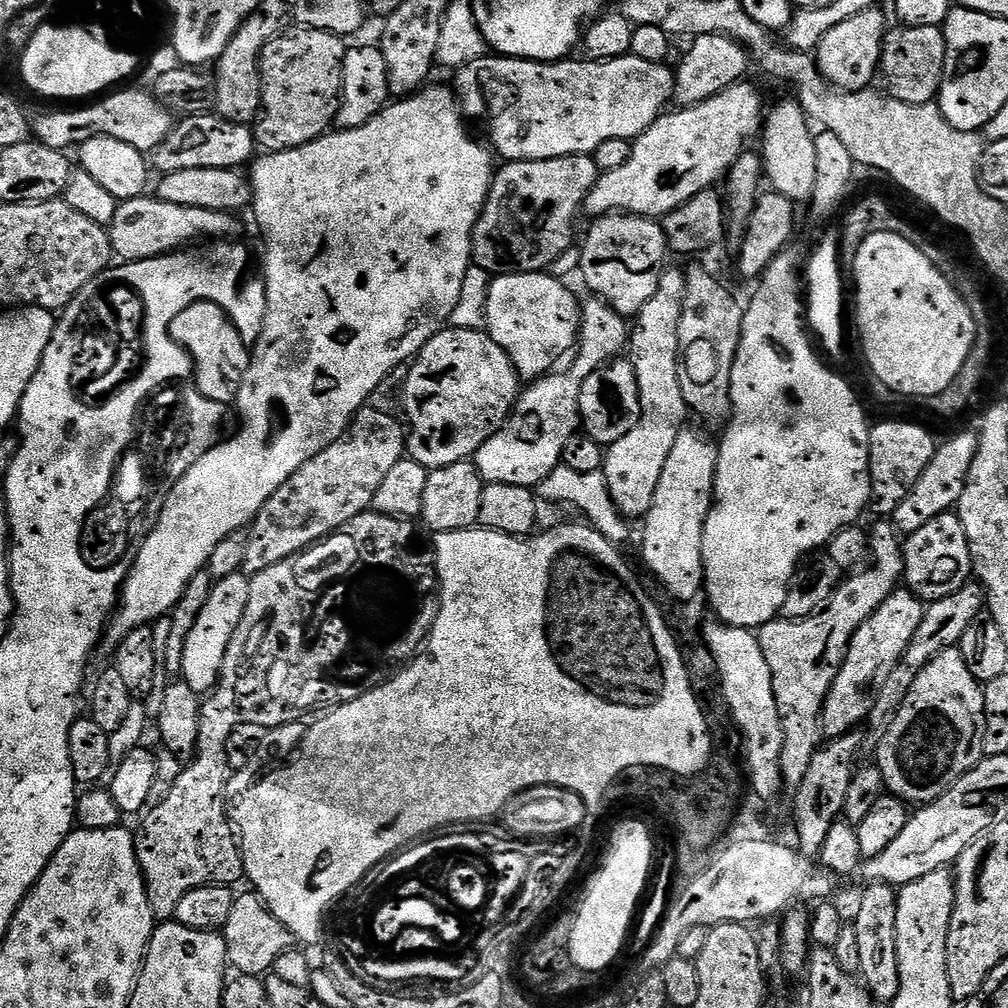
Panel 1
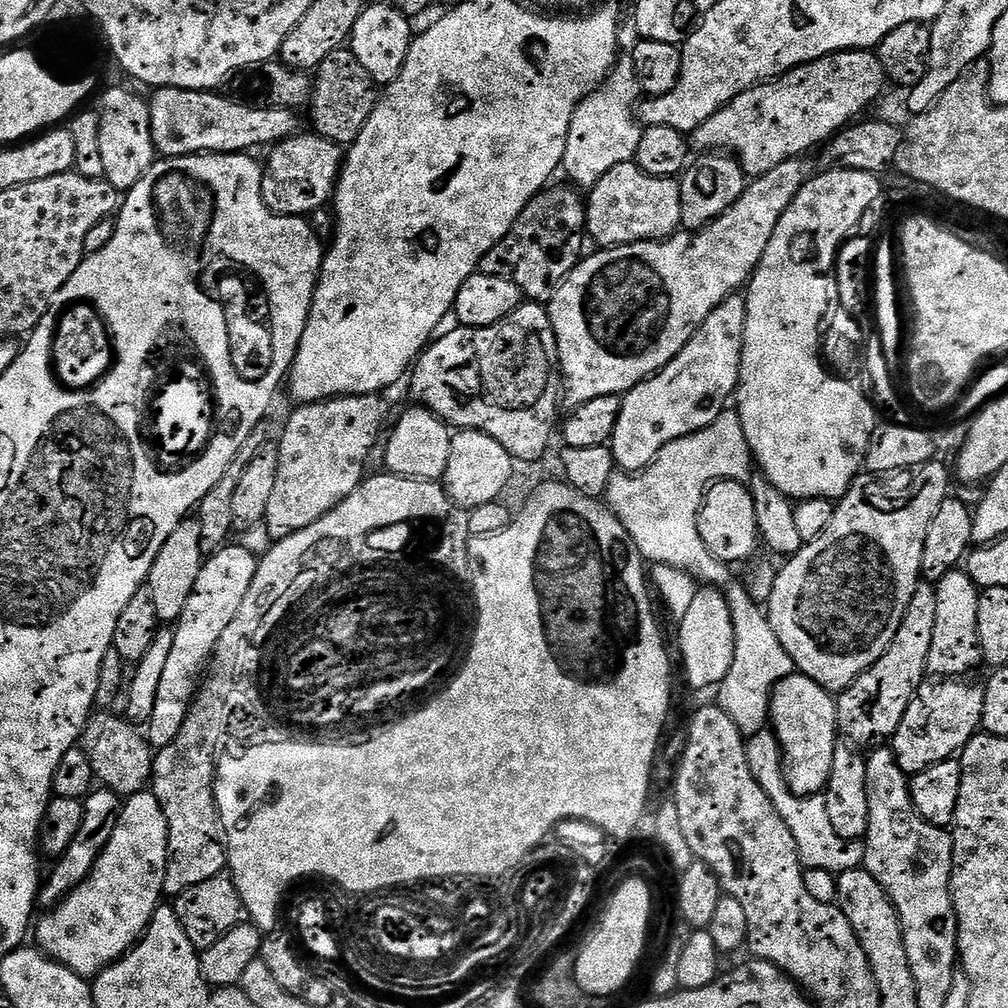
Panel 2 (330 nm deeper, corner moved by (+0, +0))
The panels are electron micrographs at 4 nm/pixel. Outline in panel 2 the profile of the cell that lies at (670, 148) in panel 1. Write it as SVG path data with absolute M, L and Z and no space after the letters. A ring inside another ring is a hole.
M853 50L851 52L832 52L808 64L800 64L779 76L755 84L747 88L738 98L734 98L714 118L706 118L702 126L691 133L690 140L700 150L723 150L740 161L740 165L749 177L755 178L774 170L787 160L803 157L812 147L823 145L832 139L842 128L847 128L857 118L863 117L864 112L880 96L880 91L886 85L884 67L875 51Z

